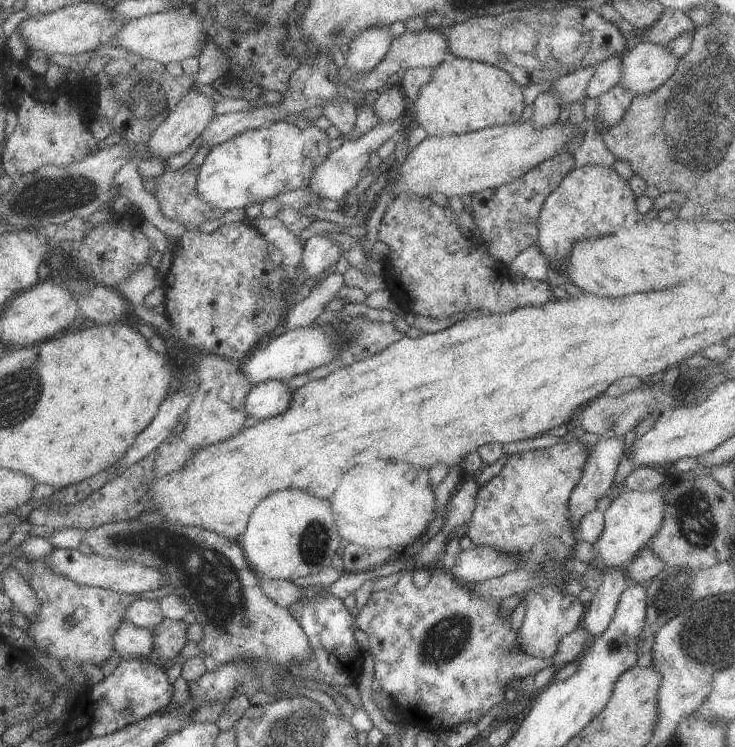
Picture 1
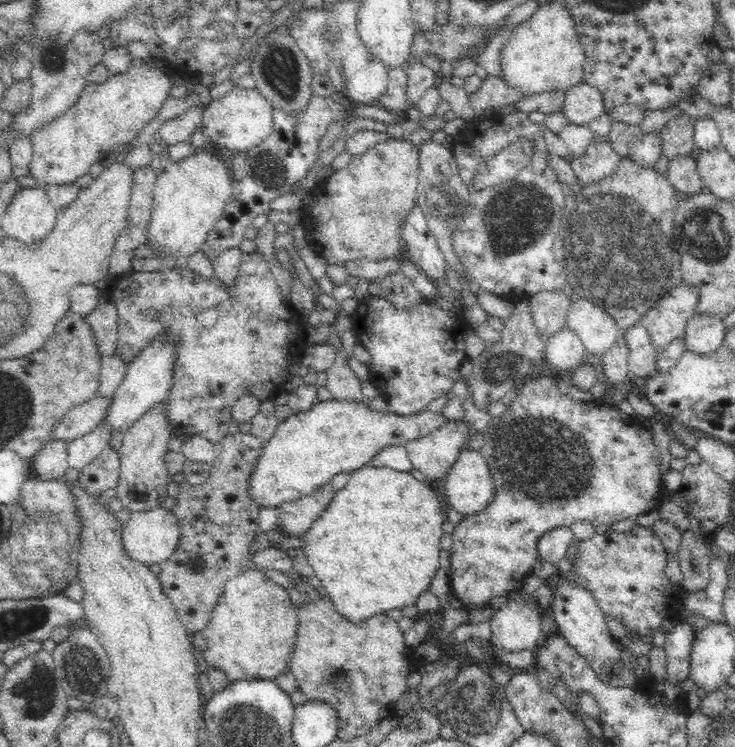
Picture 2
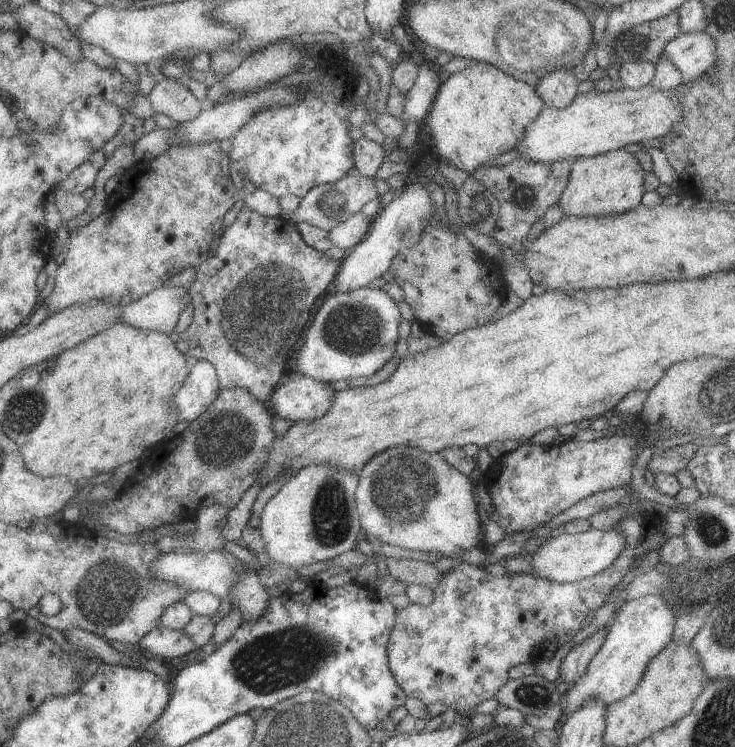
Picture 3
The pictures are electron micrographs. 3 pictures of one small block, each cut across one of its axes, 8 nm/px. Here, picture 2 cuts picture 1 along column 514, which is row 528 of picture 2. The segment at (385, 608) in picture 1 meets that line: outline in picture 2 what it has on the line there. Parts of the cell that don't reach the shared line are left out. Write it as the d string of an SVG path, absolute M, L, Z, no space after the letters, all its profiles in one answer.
M634 525L631 530L605 534L594 534L588 539L576 542L578 552L573 561L573 571L569 574L574 582L590 591L604 615L614 617L620 624L626 626L630 632L639 635L651 635L660 628L662 621L669 617L670 604L674 602L672 596L677 587L670 582L666 574L665 548L662 541L651 527Z

